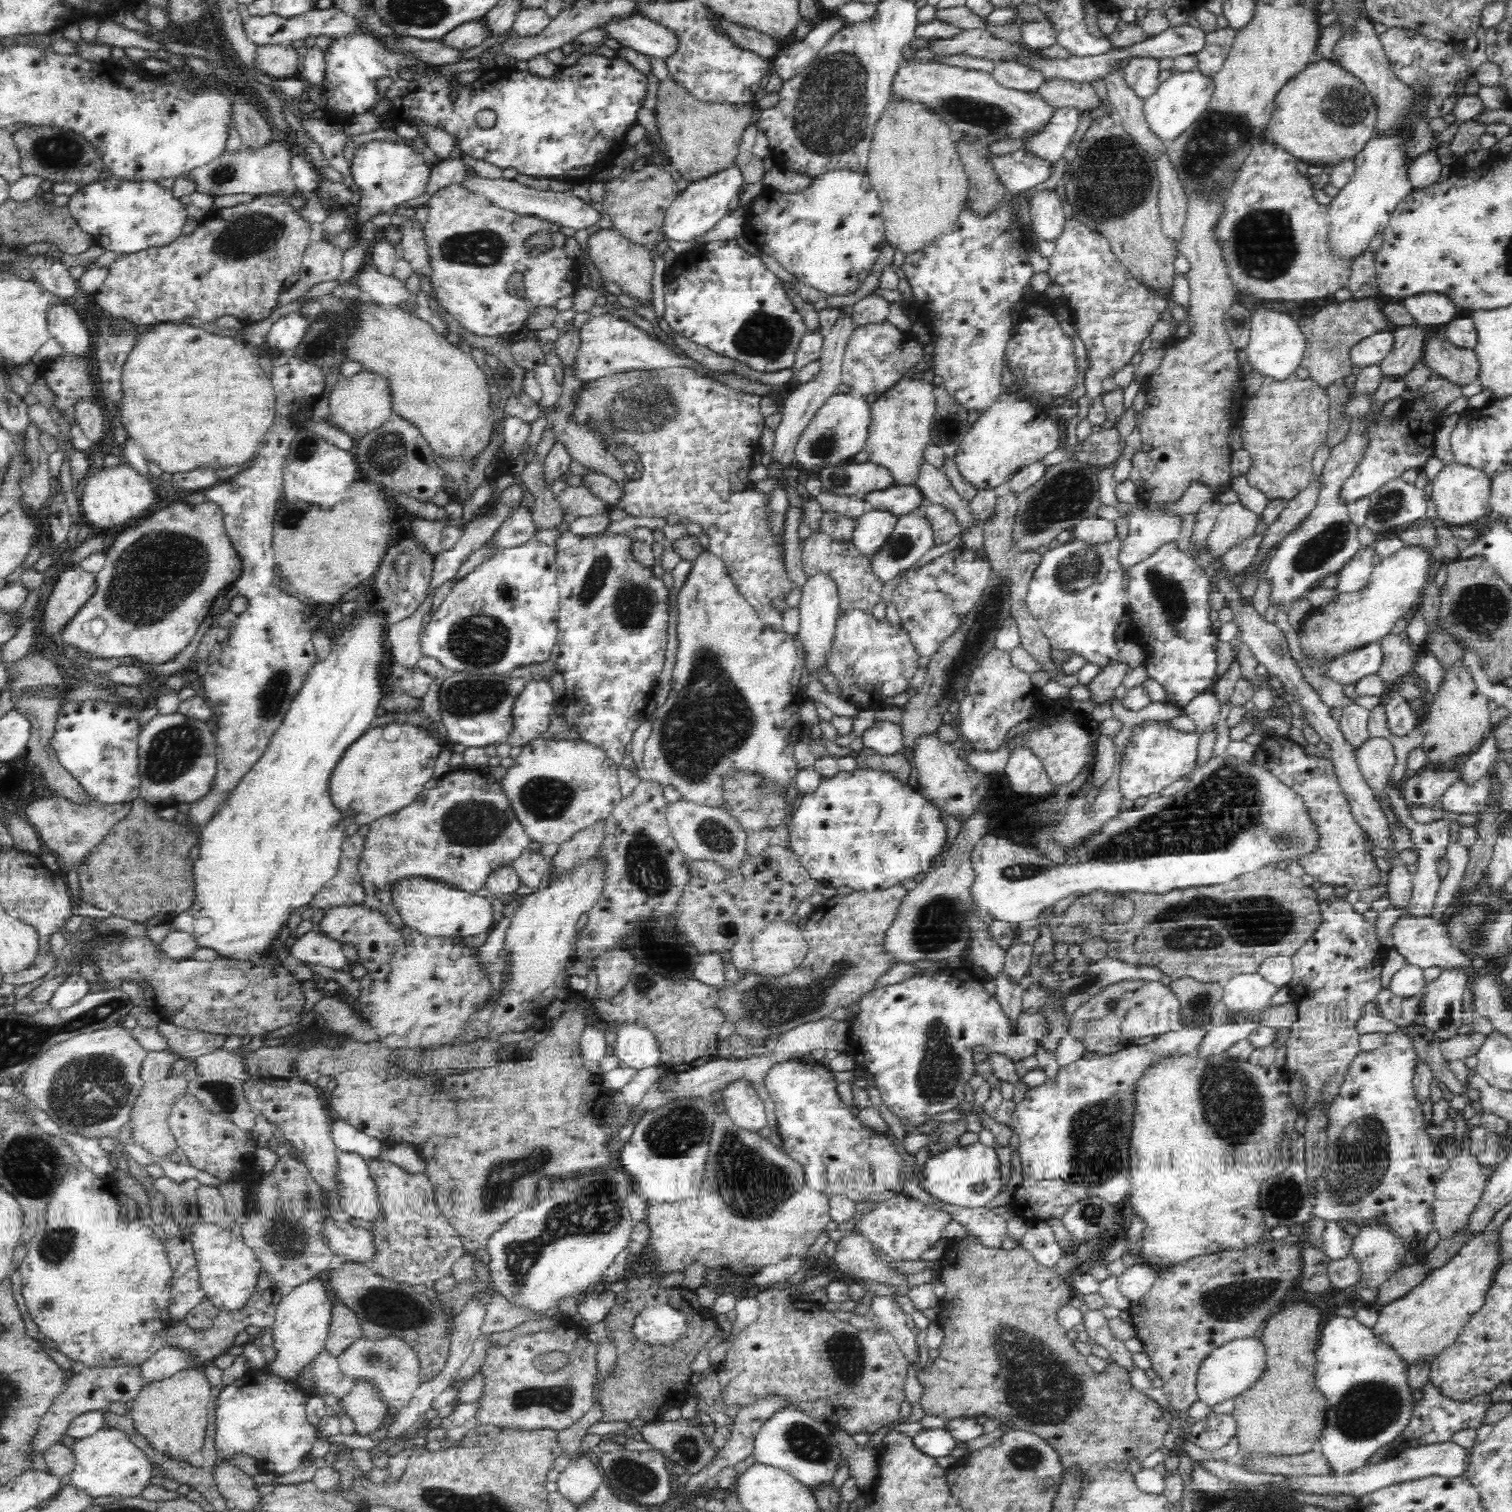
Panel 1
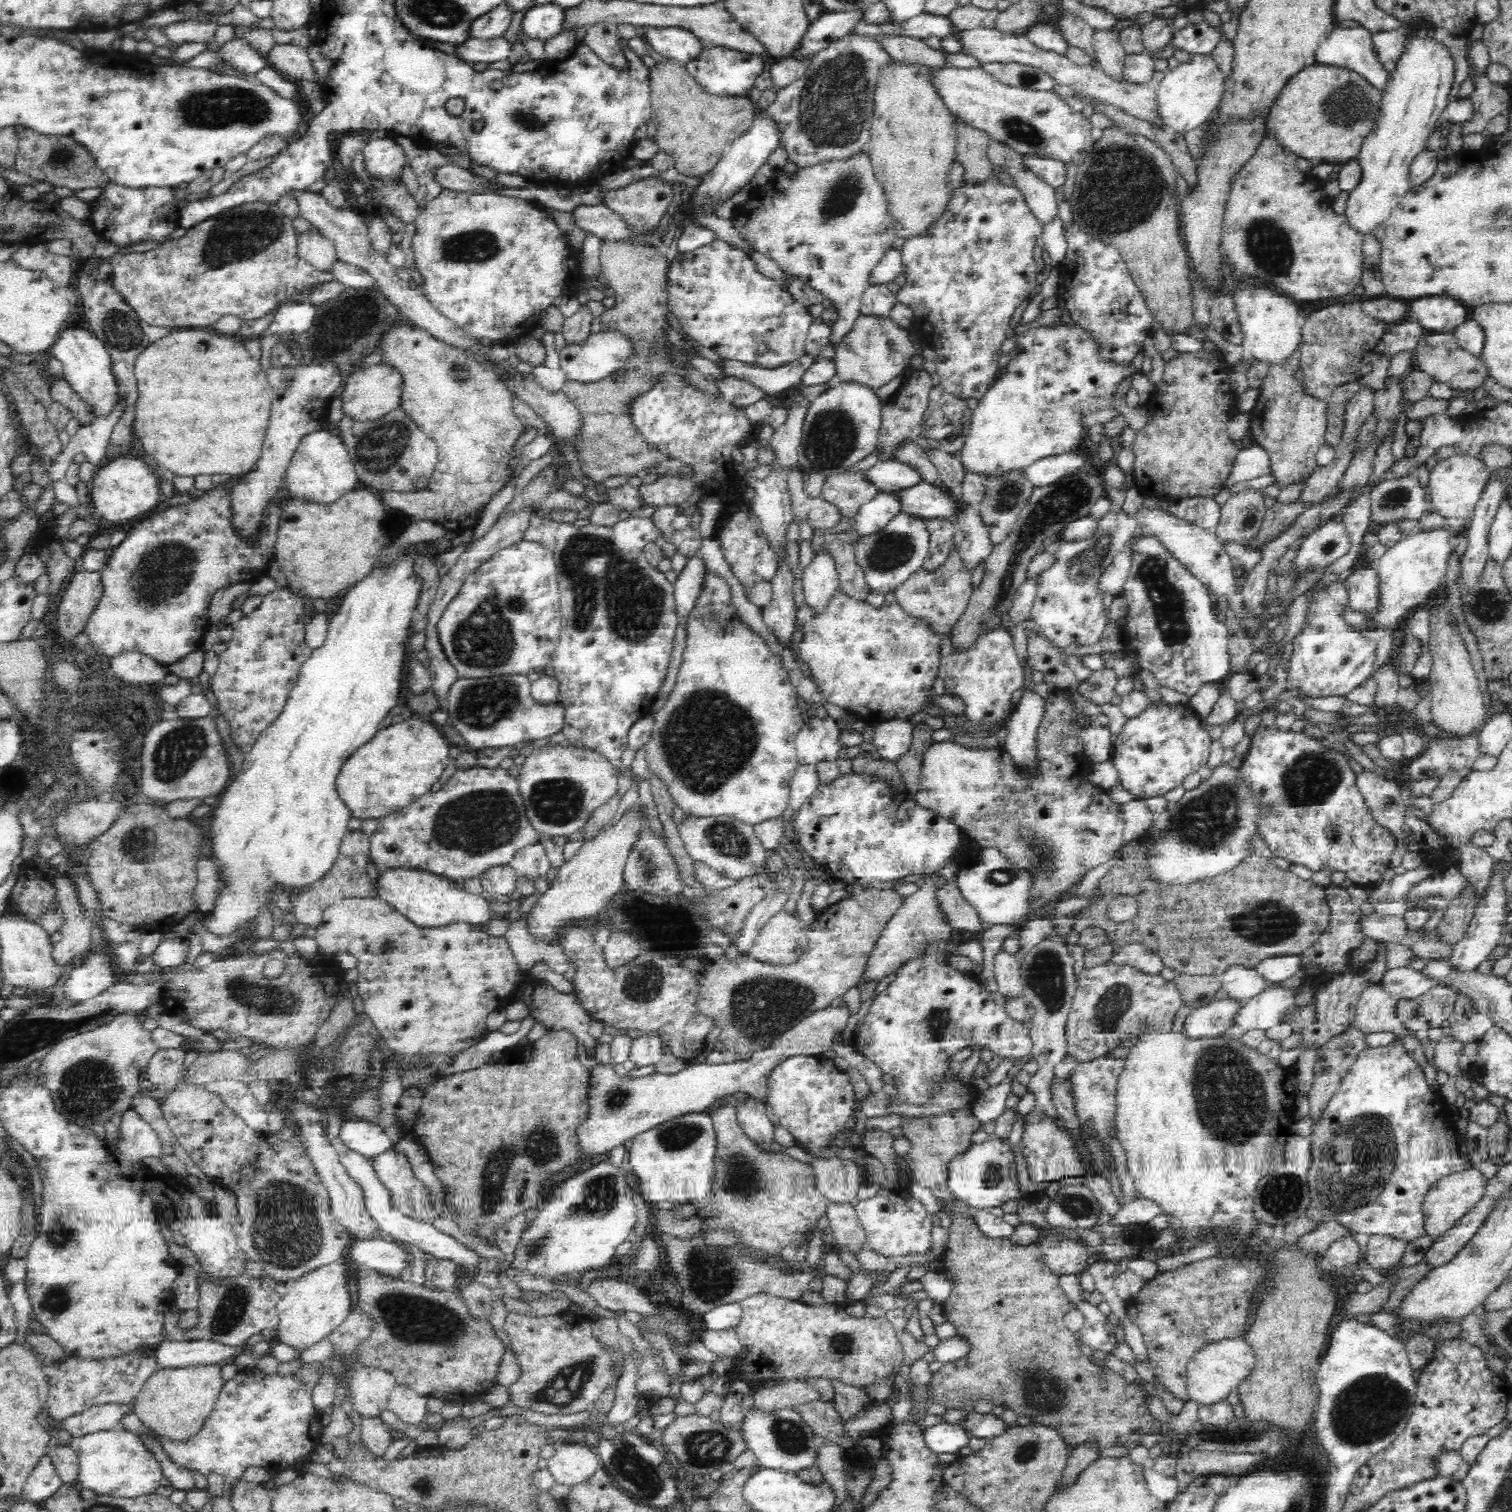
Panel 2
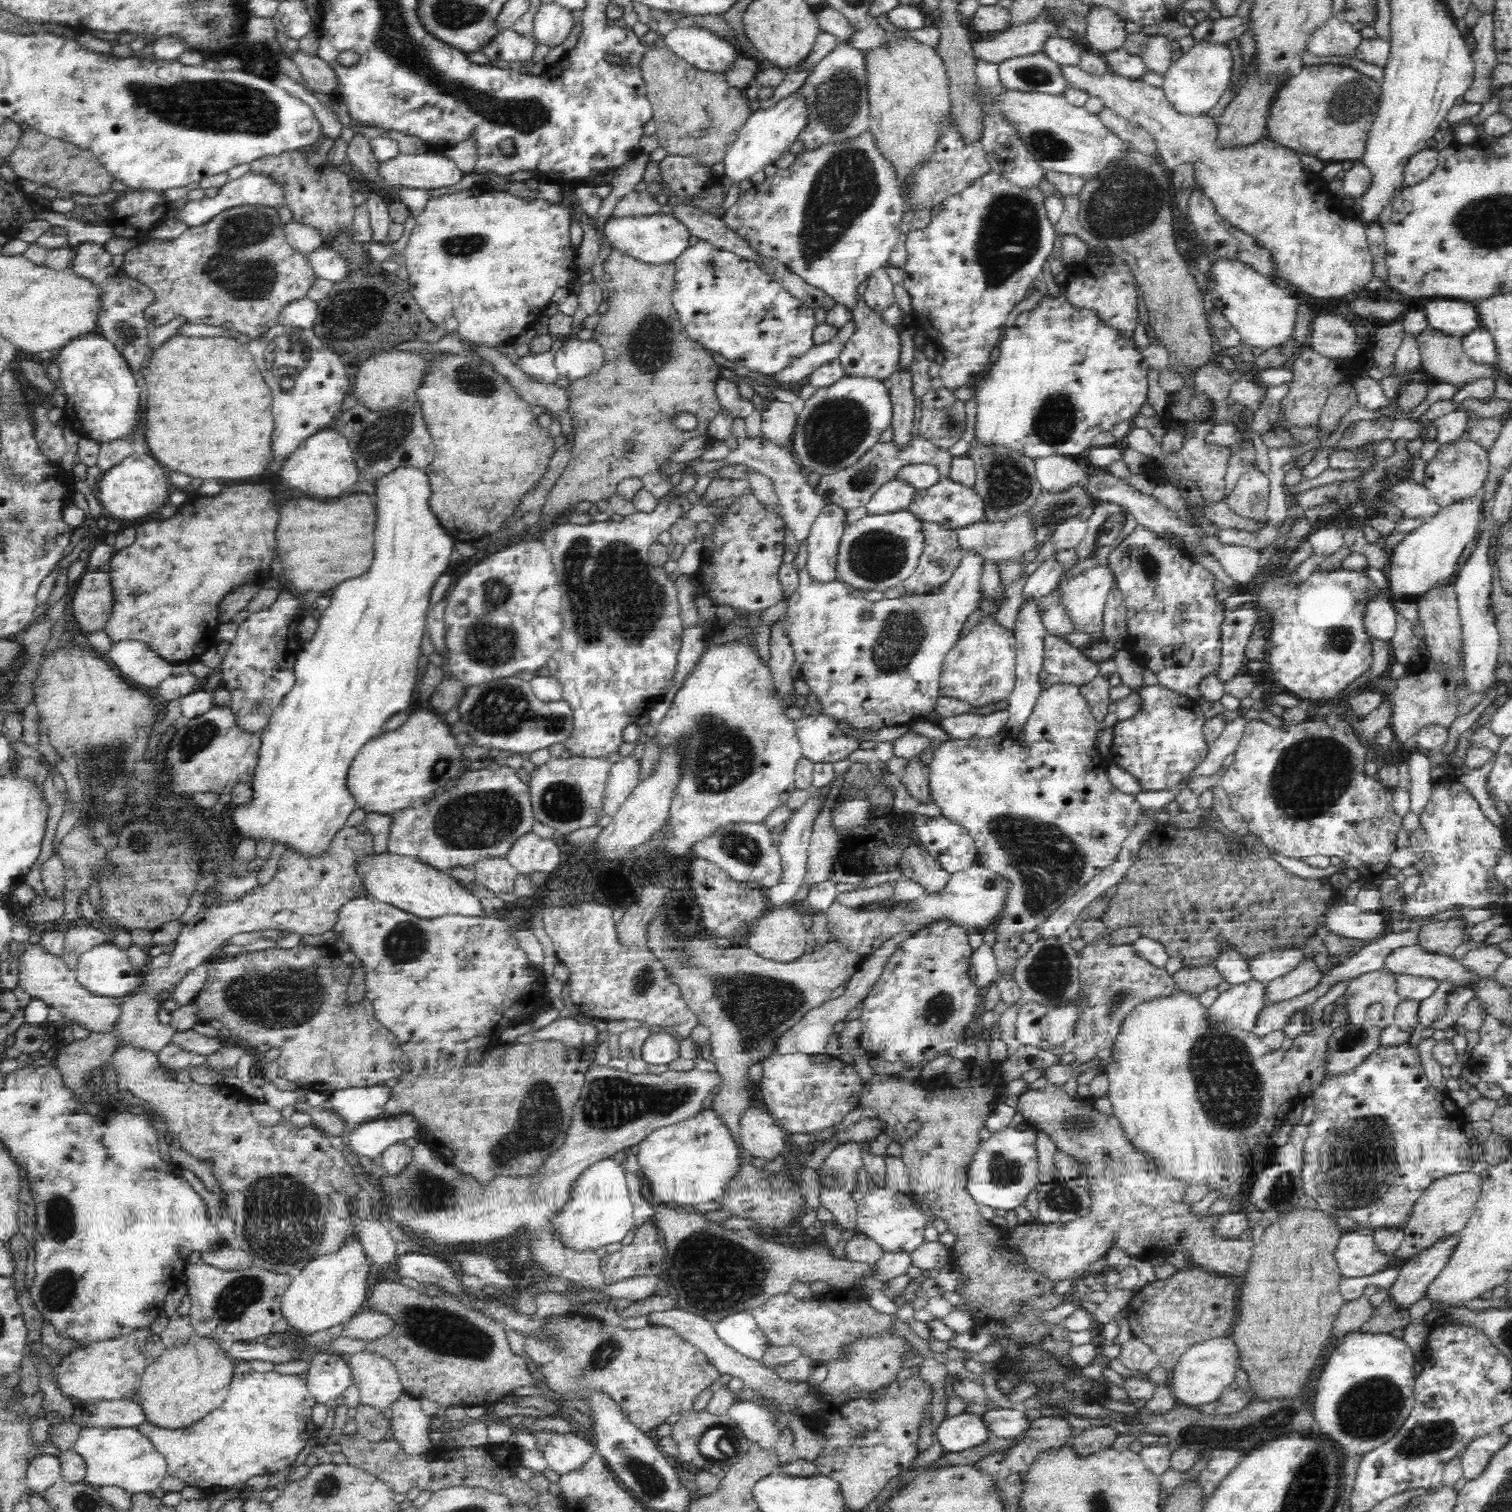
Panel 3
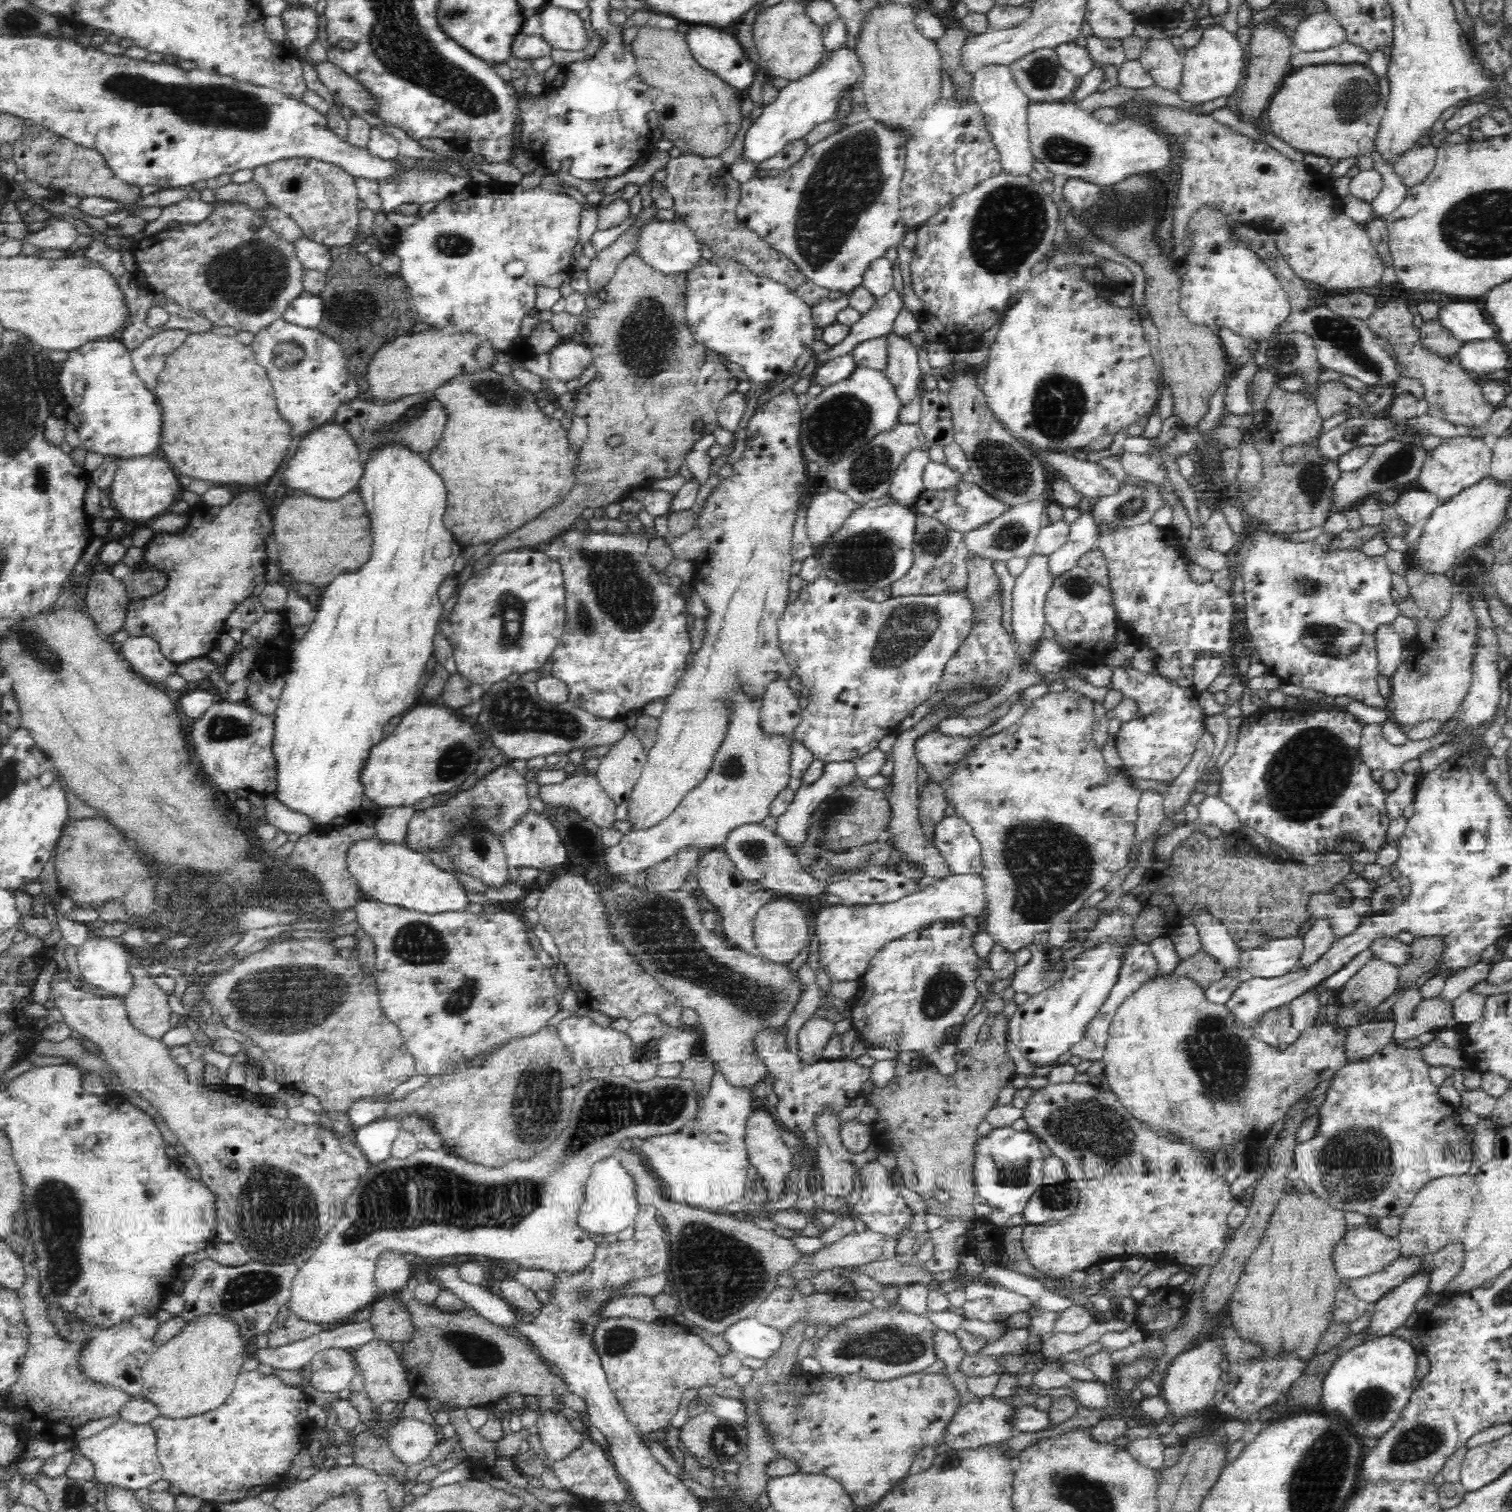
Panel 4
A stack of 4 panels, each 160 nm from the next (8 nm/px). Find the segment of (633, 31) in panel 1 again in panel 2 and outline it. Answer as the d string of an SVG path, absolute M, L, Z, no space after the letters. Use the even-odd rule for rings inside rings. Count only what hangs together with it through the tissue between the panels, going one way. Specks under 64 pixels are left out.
M642 28L642 39L650 44L658 54L675 62L688 64L696 60L705 49L704 41L686 29L670 28Z

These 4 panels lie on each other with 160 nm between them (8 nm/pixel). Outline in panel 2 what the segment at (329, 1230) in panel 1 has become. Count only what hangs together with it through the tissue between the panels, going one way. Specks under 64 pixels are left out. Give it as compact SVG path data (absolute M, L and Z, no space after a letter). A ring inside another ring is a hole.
M382 1238L353 1240L346 1255L352 1264L368 1264L388 1277L400 1278L408 1268L408 1256L396 1244Z

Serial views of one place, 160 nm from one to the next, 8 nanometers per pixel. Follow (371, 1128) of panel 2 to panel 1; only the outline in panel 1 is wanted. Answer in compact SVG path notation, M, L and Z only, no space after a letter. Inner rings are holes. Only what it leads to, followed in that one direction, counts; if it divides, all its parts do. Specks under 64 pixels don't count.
M333 1118L331 1137L338 1151L353 1152L362 1155L366 1160L380 1156L384 1143L380 1139L356 1130L348 1121Z

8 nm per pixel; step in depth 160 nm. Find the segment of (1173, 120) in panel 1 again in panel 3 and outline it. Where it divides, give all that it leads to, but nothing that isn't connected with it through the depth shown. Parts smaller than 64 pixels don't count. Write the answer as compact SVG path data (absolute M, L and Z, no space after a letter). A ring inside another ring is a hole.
M1202 39L1200 42L1195 42L1189 51L1173 62L1163 78L1161 88L1168 101L1180 114L1206 115L1228 90L1232 66L1234 66L1234 58L1232 58L1232 50L1228 46L1228 41L1214 42Z

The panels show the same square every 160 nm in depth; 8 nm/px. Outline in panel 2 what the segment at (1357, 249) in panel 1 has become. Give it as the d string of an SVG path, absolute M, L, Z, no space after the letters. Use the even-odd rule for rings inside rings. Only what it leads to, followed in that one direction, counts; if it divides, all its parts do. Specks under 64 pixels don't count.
M1426 22L1404 23L1405 26L1408 32L1403 32L1406 40L1402 54L1395 67L1387 71L1378 118L1356 158L1362 167L1362 180L1345 203L1350 225L1363 235L1373 233L1376 226L1382 224L1393 208L1402 202L1411 187L1409 168L1413 158L1426 150L1426 142L1448 106L1448 96L1456 82L1456 60L1448 46L1434 38L1434 26Z

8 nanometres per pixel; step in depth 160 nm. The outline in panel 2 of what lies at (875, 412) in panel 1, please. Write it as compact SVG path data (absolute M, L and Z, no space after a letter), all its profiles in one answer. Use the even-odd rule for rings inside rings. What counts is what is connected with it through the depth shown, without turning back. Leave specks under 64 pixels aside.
M924 368L916 370L903 382L890 398L889 402L882 406L882 429L879 435L879 444L876 449L881 452L881 459L894 459L893 448L904 440L918 440L921 436L922 422L929 403L929 392L932 390L930 374Z

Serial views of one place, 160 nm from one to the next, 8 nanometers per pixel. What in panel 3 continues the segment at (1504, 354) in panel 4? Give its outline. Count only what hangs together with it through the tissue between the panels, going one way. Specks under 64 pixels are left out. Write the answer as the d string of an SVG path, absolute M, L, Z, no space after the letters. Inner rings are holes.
M1482 327L1474 330L1474 333L1461 339L1461 345L1464 354L1472 362L1486 367L1491 365L1495 367L1498 352L1493 337L1488 333L1488 330Z

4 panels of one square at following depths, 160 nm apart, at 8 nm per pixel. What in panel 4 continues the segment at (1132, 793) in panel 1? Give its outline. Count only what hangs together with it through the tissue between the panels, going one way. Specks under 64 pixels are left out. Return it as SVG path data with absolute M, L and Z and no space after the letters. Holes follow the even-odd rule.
M1130 665L1112 669L1114 669L1114 674L1112 674L1110 688L1120 691L1124 697L1134 700L1137 704L1136 716L1128 722L1122 723L1119 731L1114 735L1115 747L1123 763L1122 770L1132 779L1172 782L1188 765L1200 737L1207 732L1204 727L1206 715L1198 705L1198 692L1193 686L1178 685L1158 672L1156 668L1152 673L1140 672Z

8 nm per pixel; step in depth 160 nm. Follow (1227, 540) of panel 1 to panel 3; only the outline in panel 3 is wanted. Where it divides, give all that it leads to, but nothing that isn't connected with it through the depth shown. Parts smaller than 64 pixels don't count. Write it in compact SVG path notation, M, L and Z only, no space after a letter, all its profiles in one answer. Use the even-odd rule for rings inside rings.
M1252 462L1252 466L1246 468L1236 486L1225 501L1230 505L1234 513L1250 519L1266 519L1268 508L1268 475L1264 476L1258 470L1258 464Z

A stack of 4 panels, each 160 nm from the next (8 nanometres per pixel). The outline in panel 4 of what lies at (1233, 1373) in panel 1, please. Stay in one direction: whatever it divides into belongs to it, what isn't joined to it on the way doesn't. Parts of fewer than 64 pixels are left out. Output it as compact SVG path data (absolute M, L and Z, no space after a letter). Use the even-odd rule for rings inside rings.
M1203 1341L1172 1359L1163 1374L1160 1387L1160 1396L1167 1404L1168 1415L1155 1428L1158 1437L1172 1431L1178 1420L1212 1403L1214 1396L1222 1387L1220 1374L1224 1370L1224 1365L1224 1351L1214 1341Z

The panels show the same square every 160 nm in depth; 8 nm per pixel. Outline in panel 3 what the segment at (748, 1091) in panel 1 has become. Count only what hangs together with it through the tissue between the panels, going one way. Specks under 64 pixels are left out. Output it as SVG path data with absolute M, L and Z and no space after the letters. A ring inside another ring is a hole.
M748 1107L739 1120L740 1145L750 1157L762 1158L766 1164L788 1150L784 1132L762 1108Z

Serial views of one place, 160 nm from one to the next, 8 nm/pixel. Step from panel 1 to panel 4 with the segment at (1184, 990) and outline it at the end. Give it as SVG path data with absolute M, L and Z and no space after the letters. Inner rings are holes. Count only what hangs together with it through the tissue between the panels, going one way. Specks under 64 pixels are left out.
M1203 950L1186 960L1181 960L1173 973L1194 979L1203 989L1224 978L1222 965L1218 963L1216 957Z

